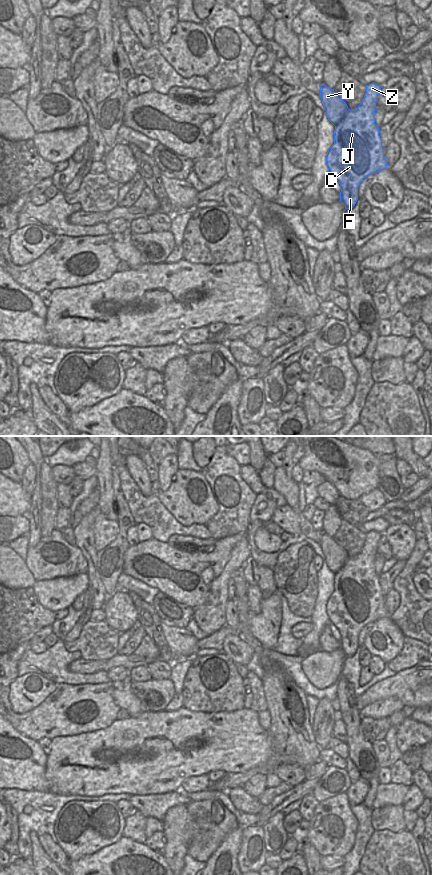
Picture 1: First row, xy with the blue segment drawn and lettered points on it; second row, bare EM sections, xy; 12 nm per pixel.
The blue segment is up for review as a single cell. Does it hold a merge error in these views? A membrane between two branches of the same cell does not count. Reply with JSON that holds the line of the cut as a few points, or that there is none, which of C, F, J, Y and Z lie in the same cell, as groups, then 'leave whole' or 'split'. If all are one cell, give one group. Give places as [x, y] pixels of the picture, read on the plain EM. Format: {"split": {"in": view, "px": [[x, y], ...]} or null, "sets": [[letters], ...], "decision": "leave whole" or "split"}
{"split": {"in": "xy", "px": [[348, 556], [344, 564], [334, 573]]}, "sets": [["C", "F", "J", "Z"], ["Y"]], "decision": "split"}

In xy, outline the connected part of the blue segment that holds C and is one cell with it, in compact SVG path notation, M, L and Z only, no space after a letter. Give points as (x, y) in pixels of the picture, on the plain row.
M375 531L366 533L366 541L361 552L355 557L348 557L343 567L335 573L334 592L326 603L326 613L340 632L340 649L346 657L355 654L358 648L358 635L368 623L387 616L384 595L379 584L379 575L375 572L375 558L382 534Z

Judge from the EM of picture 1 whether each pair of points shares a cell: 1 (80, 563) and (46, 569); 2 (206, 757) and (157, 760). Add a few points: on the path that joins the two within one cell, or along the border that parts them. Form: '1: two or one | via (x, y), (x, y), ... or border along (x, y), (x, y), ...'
1: one | via (72, 563), (54, 565)
2: one | via (194, 757), (169, 758)

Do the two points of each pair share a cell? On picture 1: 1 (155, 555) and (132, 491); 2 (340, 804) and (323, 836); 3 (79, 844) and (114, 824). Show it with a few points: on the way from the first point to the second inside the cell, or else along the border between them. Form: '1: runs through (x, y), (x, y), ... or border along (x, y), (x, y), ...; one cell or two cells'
1: border along (152, 537), (166, 542); two cells
2: runs through (335, 812), (333, 823), (328, 828); one cell
3: runs through (88, 835), (105, 824); one cell

